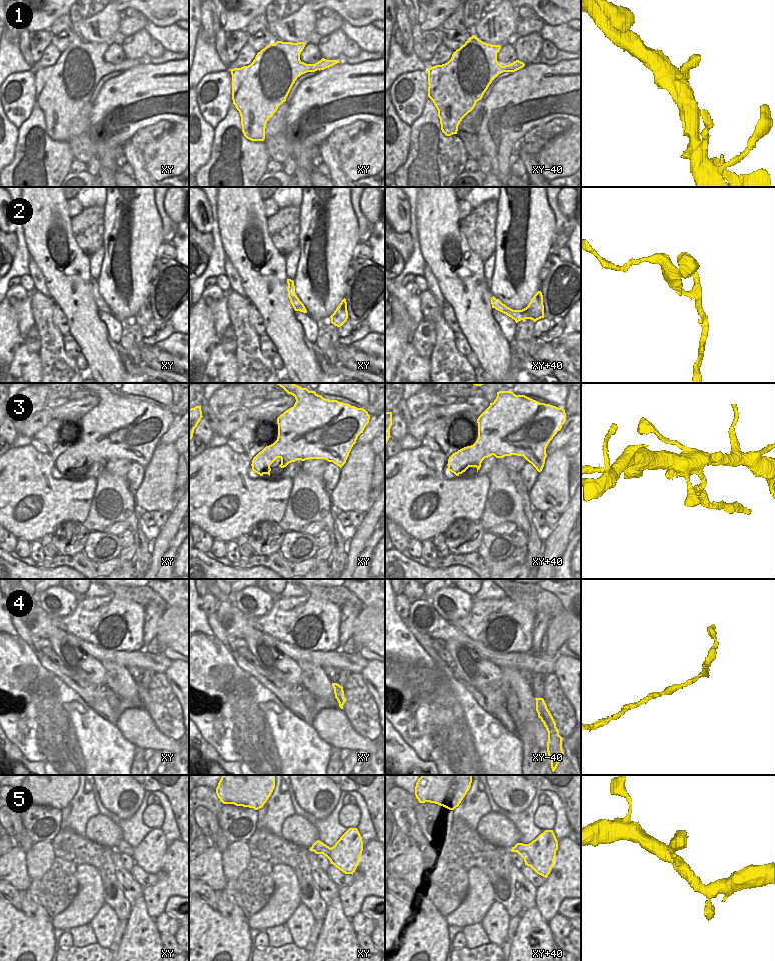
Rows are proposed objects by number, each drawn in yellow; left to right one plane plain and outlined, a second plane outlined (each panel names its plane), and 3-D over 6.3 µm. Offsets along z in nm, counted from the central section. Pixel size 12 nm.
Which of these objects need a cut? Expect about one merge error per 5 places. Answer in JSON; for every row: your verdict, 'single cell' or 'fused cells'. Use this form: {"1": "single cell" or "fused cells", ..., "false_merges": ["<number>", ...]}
{"1": "single cell", "2": "fused cells", "3": "single cell", "4": "single cell", "5": "single cell", "false_merges": ["2"]}

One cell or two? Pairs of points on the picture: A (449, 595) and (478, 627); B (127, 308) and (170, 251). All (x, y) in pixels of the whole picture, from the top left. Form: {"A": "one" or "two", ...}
{"A": "two", "B": "two"}

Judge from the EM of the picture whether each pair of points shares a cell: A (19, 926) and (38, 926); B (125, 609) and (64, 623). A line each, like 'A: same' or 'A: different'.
A: same
B: same

